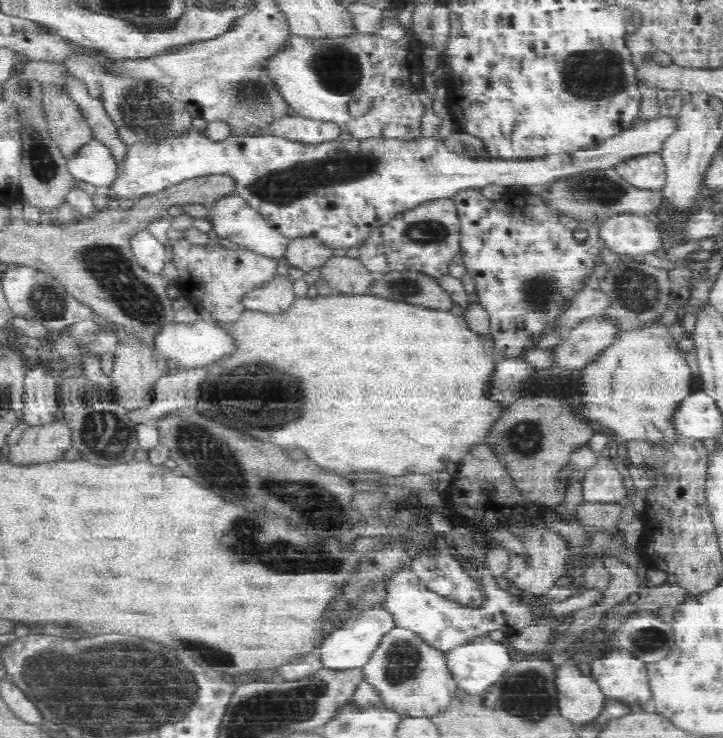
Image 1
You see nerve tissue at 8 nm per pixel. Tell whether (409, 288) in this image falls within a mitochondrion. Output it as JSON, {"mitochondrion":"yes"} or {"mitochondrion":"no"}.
{"mitochondrion":"yes"}

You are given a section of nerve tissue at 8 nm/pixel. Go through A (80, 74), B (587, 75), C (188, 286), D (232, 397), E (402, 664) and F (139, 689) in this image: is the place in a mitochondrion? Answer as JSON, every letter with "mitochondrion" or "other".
{"A":"other","B":"mitochondrion","C":"other","D":"mitochondrion","E":"mitochondrion","F":"mitochondrion"}

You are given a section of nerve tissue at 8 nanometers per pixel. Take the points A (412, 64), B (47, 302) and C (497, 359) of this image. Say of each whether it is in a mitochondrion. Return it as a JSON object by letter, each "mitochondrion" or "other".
{"A":"other","B":"mitochondrion","C":"other"}

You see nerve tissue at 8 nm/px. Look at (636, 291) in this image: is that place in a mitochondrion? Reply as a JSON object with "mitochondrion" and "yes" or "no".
{"mitochondrion":"yes"}

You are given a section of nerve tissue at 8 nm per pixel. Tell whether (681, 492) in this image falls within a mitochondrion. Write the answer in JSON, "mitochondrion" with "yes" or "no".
{"mitochondrion":"no"}

